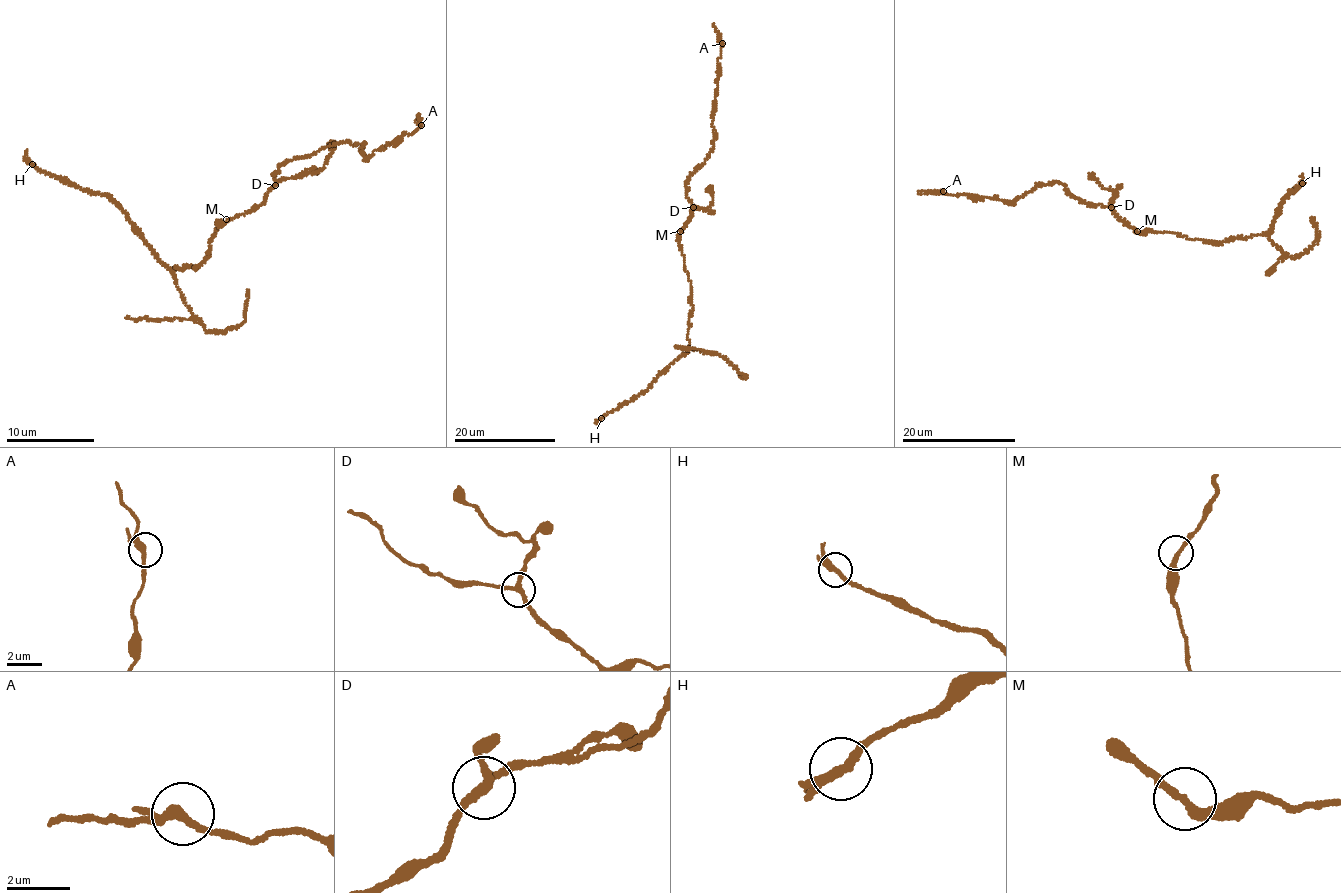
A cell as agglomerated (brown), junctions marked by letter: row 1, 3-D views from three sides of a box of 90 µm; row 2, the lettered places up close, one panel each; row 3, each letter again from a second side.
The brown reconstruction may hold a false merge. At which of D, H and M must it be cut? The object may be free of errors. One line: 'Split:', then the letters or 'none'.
Split: none

